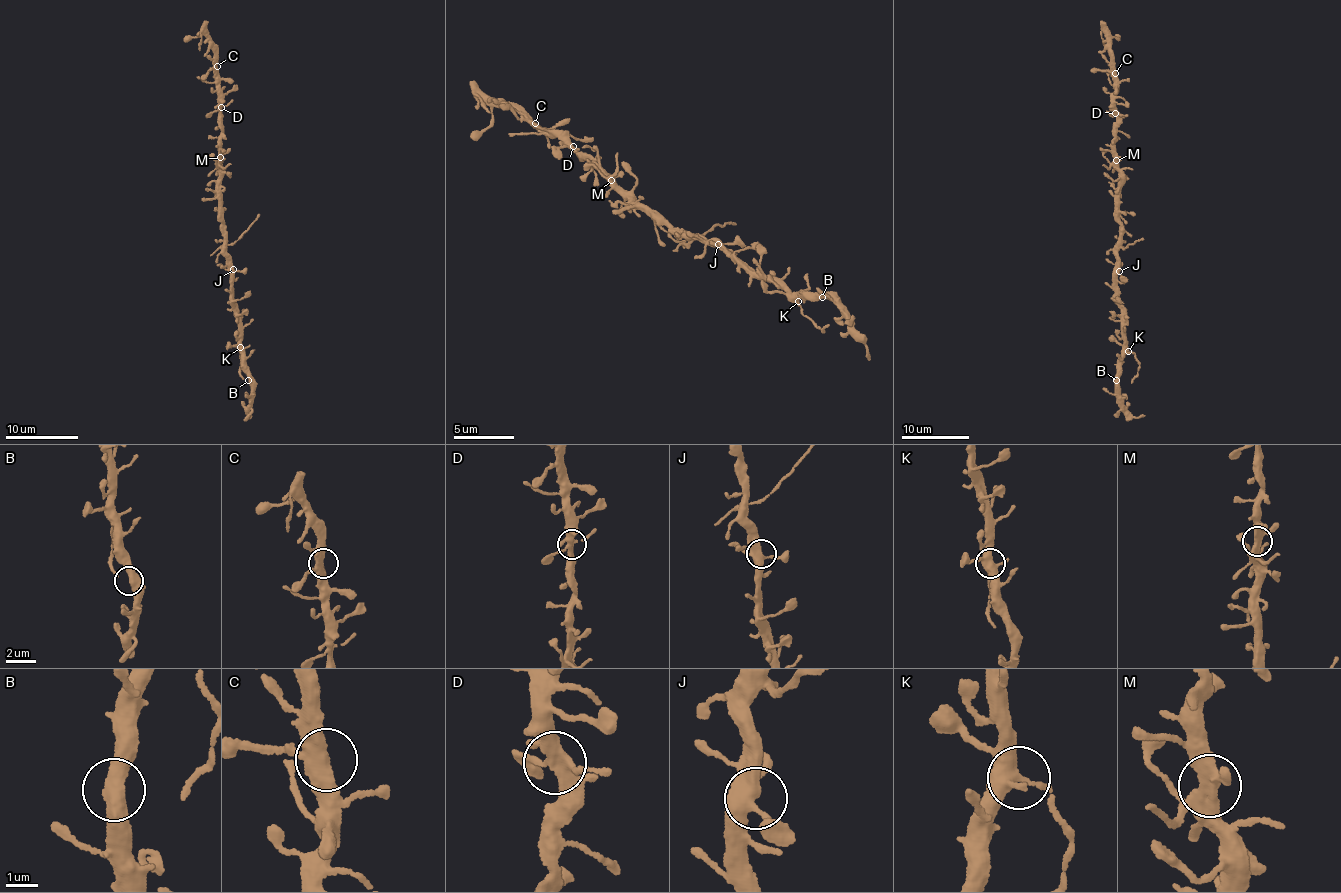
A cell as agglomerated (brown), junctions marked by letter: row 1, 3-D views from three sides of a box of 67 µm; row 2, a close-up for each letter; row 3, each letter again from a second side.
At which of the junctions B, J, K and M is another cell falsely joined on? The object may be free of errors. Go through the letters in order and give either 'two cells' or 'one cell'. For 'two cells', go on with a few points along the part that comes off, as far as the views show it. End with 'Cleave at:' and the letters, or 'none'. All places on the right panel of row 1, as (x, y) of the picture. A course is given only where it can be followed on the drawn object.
B: one cell
J: one cell
K: one cell
M: one cell
Cleave at: none

